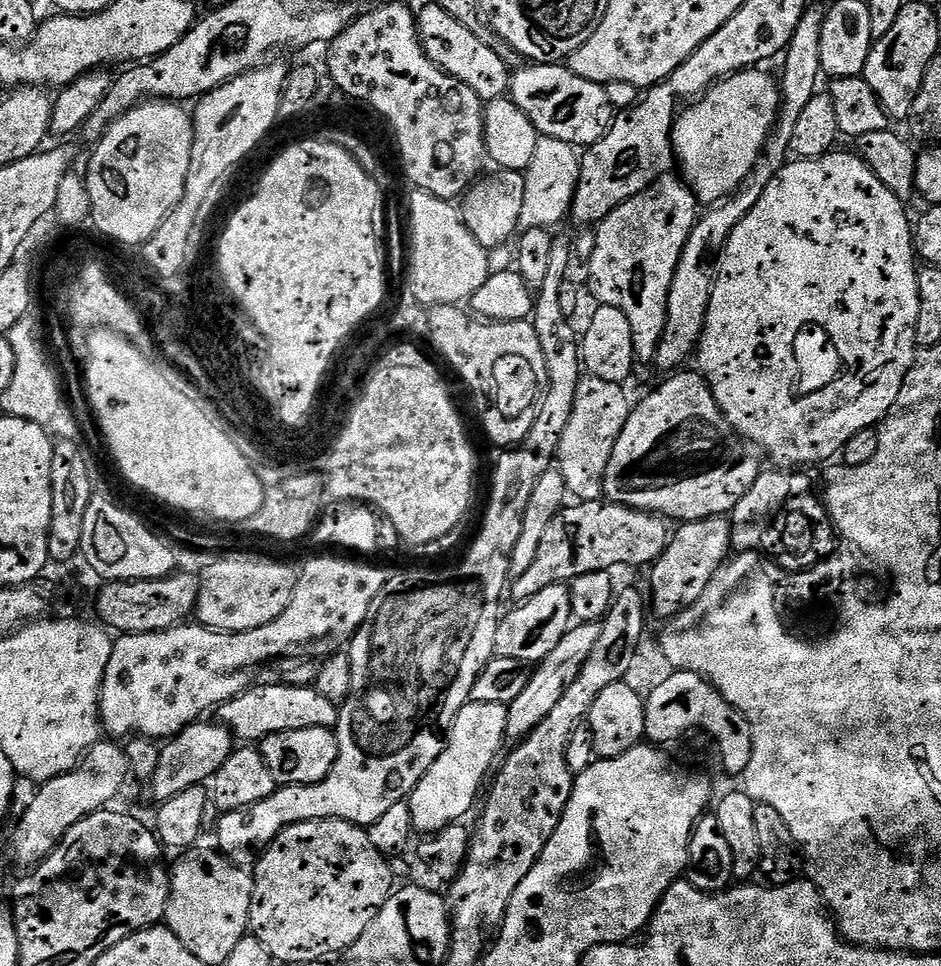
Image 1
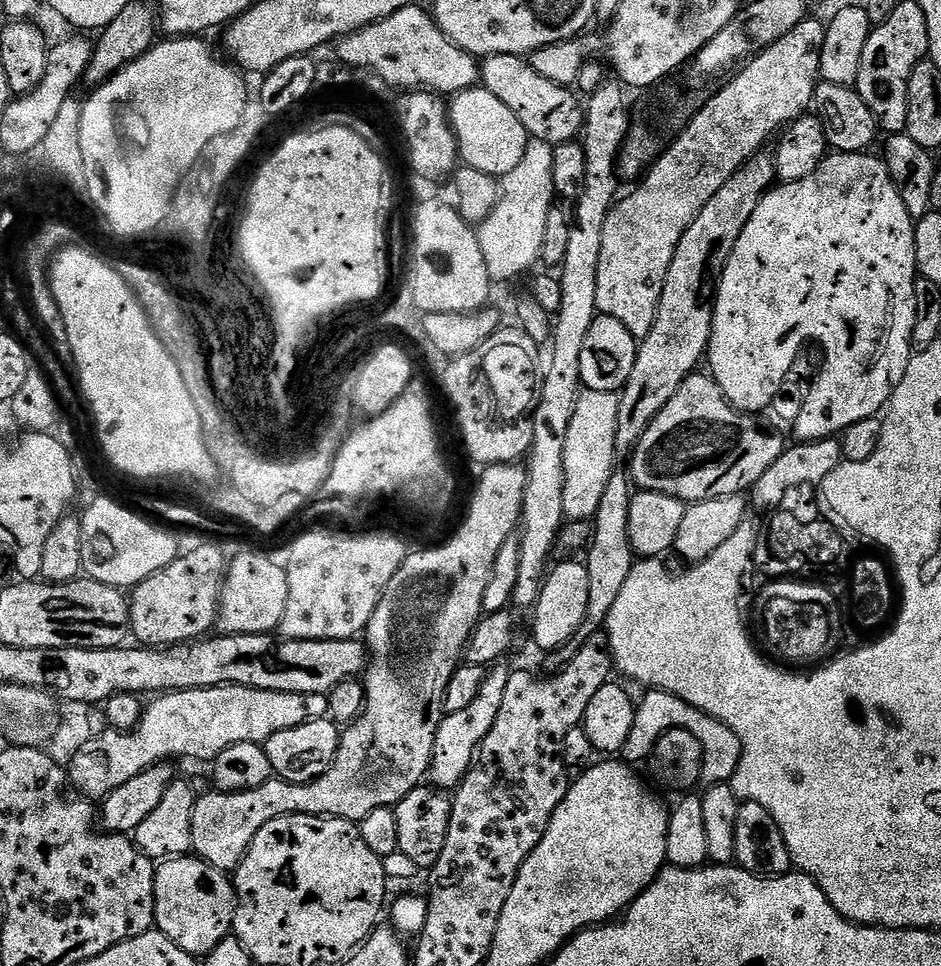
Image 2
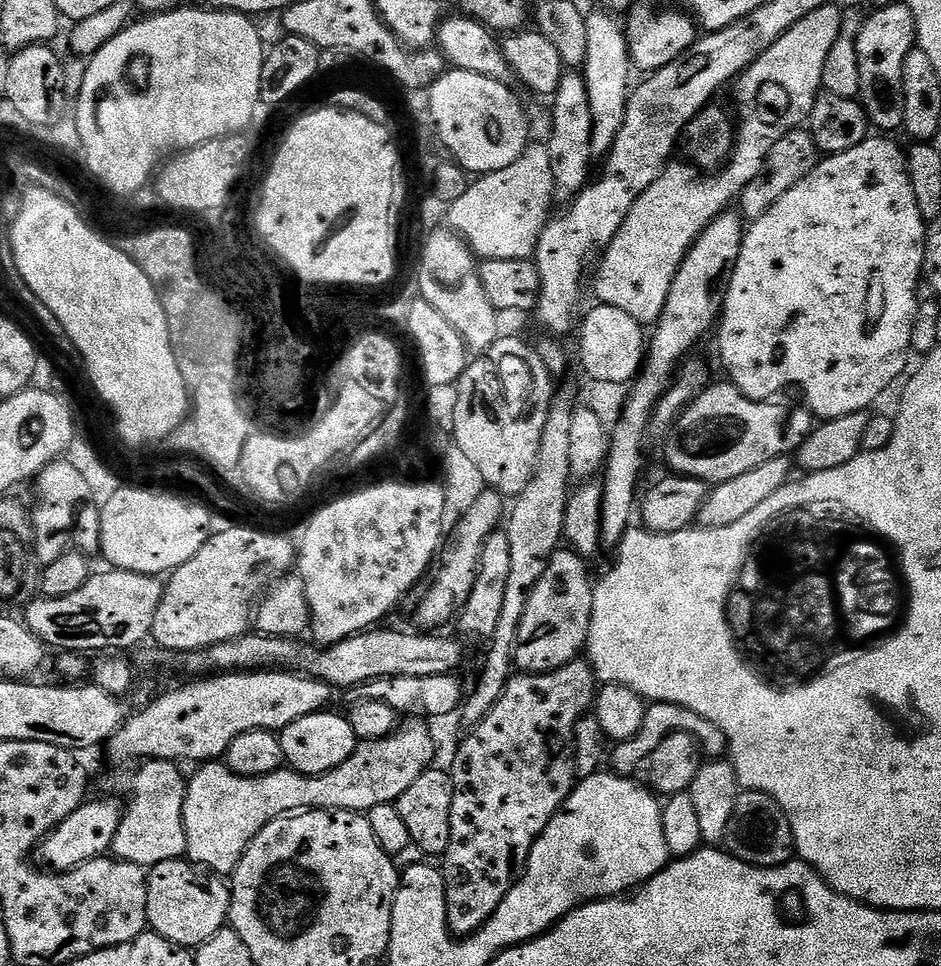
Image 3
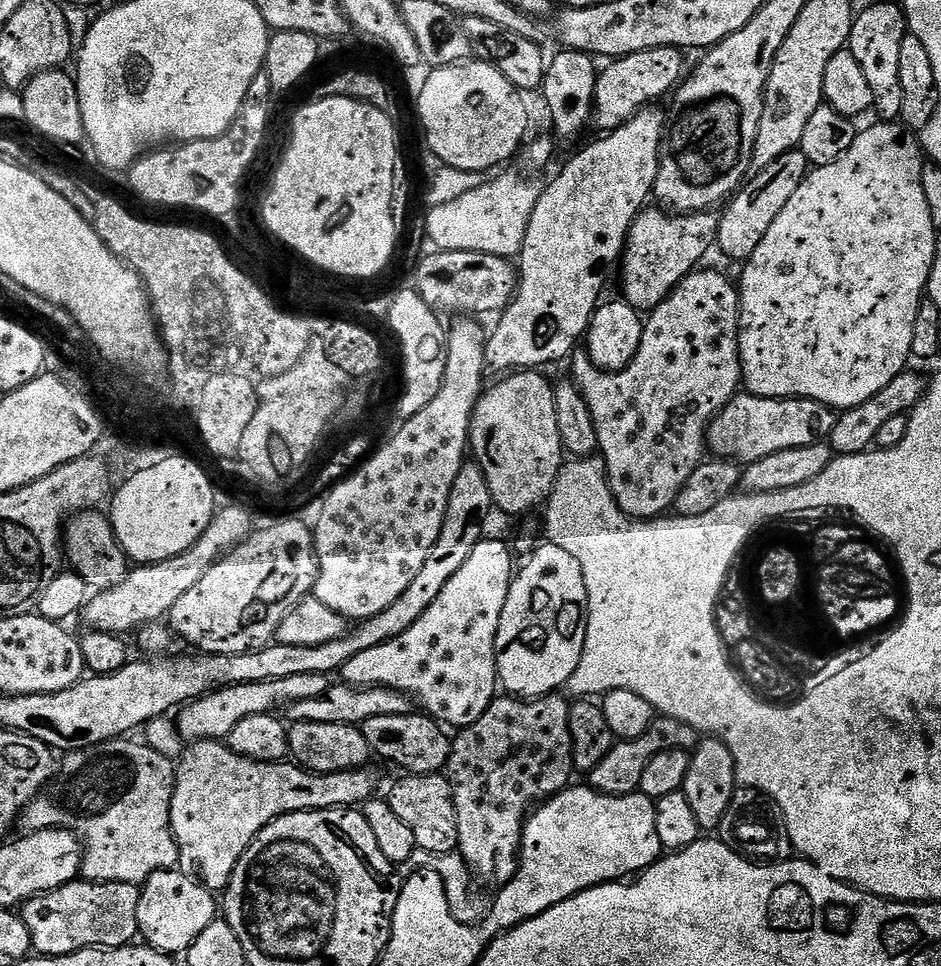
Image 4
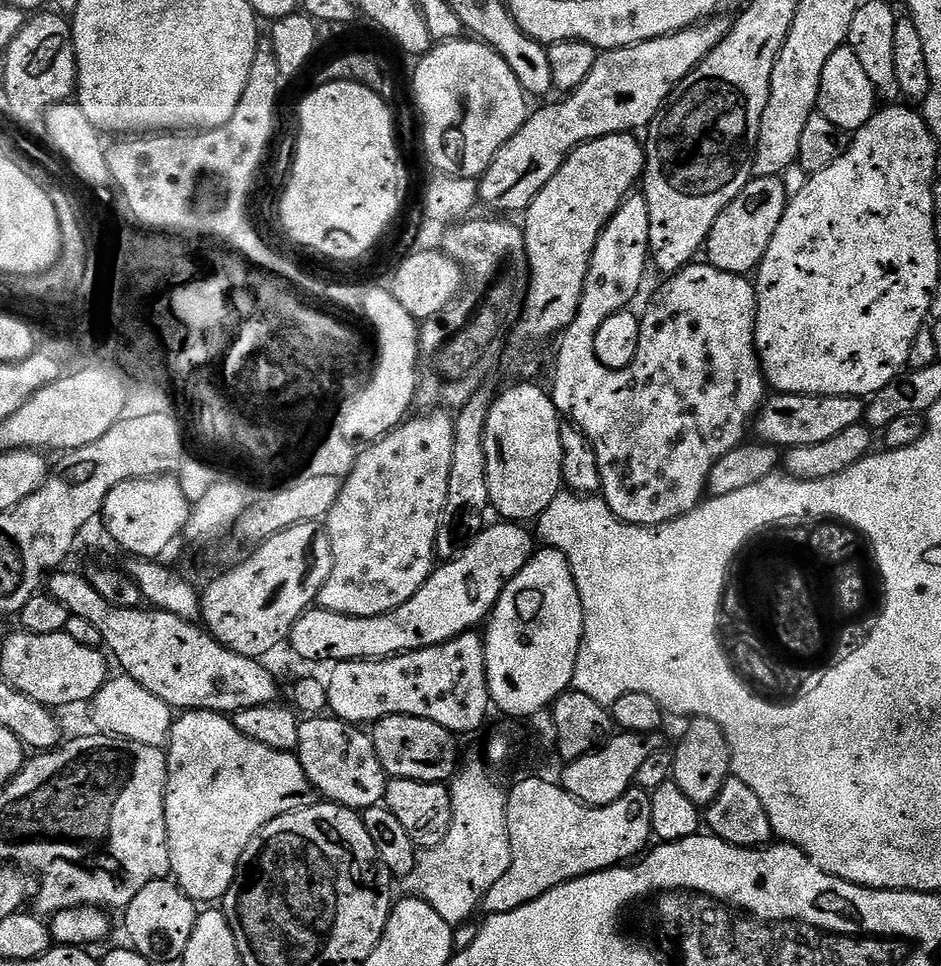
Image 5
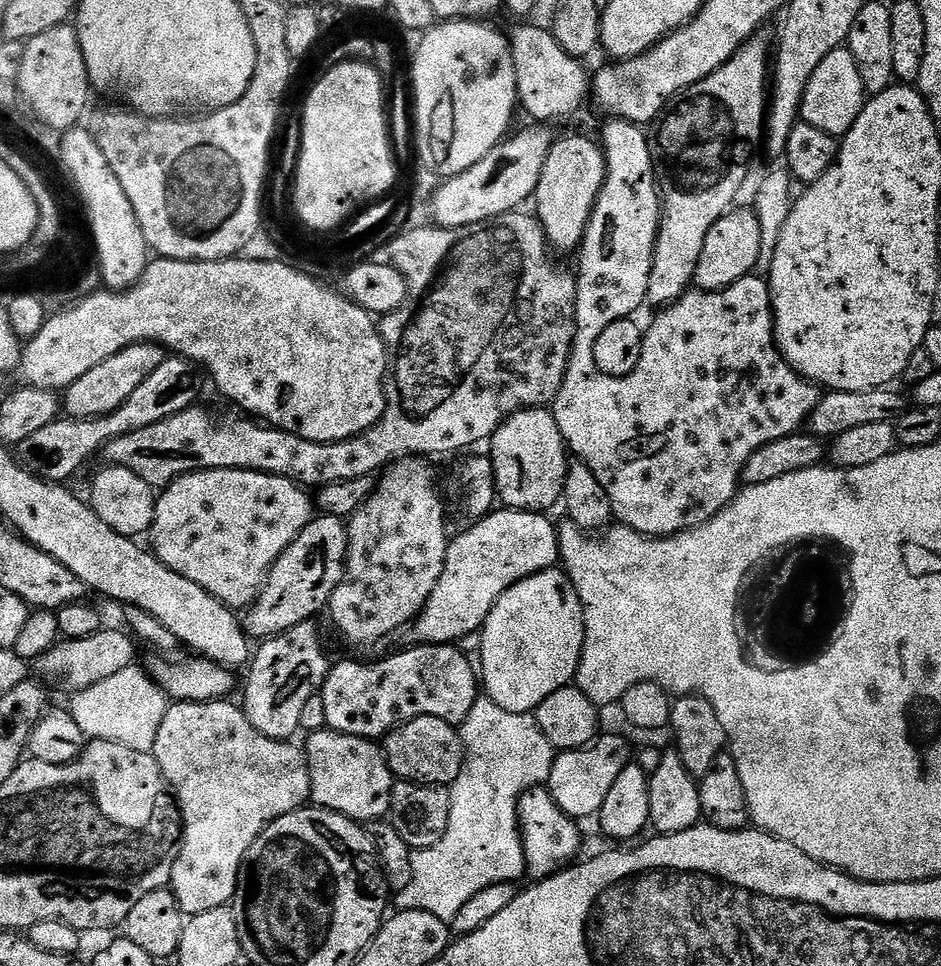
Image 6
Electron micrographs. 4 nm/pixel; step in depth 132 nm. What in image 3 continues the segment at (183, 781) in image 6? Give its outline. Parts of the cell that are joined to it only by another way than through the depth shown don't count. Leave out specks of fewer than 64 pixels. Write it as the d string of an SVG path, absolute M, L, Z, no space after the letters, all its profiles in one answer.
M412 718L401 728L382 740L366 740L357 747L354 755L342 766L324 772L321 776L307 777L304 784L284 784L283 771L271 772L265 776L239 776L229 770L224 762L204 762L187 781L188 793L184 799L184 829L188 839L187 859L197 866L203 866L216 874L231 874L236 871L244 851L252 839L272 820L285 814L295 814L305 810L335 810L338 812L358 812L361 814L380 810L383 804L395 805L396 799L431 767L436 744L429 728L423 721Z

